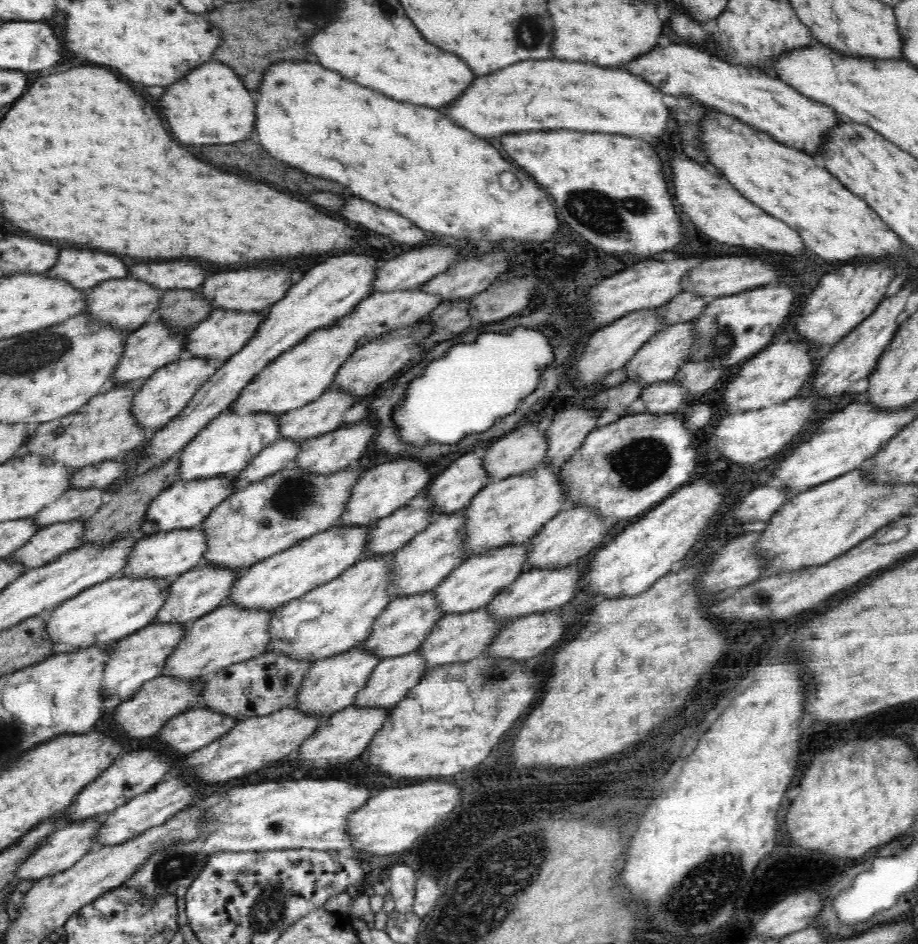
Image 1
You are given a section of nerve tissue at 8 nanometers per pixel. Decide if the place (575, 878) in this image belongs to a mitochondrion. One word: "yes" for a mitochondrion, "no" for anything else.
no

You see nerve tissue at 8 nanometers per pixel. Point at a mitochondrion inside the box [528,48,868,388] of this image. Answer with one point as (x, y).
(596, 209)

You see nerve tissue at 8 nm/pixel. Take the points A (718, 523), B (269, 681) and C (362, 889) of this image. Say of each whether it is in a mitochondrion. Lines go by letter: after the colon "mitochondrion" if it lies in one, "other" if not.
A: other
B: other
C: other

